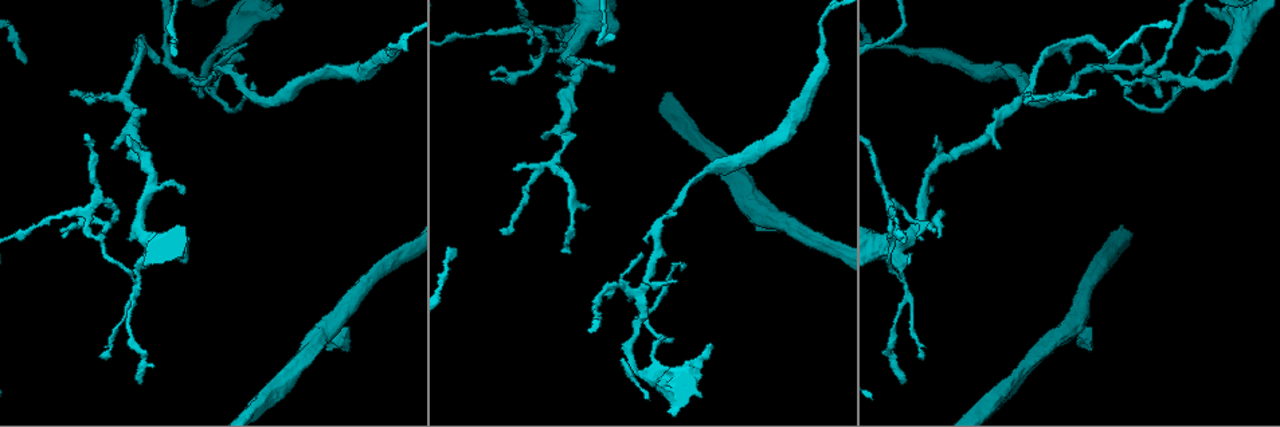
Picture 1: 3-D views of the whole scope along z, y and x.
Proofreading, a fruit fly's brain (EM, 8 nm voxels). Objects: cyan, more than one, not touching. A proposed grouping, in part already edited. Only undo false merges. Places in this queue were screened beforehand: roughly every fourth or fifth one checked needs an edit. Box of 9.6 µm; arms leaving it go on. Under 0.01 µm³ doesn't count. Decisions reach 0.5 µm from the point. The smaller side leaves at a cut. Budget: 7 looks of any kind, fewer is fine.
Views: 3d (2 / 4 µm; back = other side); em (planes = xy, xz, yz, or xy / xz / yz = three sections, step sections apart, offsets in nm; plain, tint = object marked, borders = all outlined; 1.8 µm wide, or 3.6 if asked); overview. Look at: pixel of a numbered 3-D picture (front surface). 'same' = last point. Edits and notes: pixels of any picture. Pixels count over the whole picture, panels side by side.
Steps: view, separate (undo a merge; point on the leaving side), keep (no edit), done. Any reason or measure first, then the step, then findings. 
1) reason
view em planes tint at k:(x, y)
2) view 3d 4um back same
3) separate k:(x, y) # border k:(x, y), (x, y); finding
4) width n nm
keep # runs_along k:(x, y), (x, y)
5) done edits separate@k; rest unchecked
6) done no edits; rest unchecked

view em planes plain at 1:(554, 163)

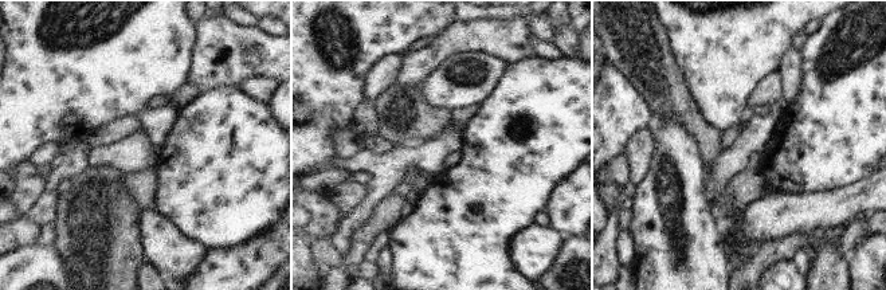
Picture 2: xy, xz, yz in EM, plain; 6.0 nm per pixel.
with the object marked
view em planes tint same

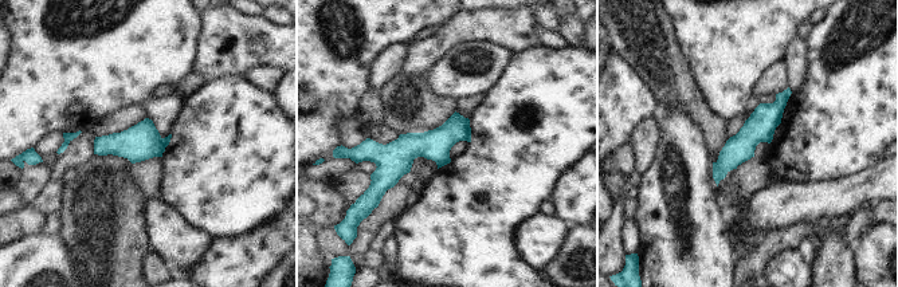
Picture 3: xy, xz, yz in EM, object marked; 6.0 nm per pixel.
width 180 nm
keep # all the same cell

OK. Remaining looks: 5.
thick turns thin
view em 3.6um yz step 16 tint at 1:(229, 38)

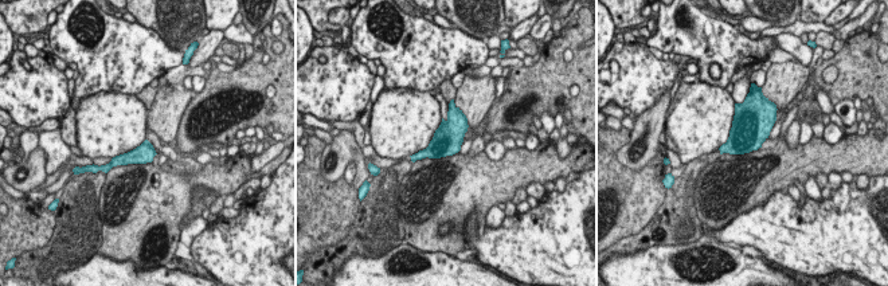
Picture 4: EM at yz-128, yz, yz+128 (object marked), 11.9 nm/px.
another direction
view em 3.6um planes borders same

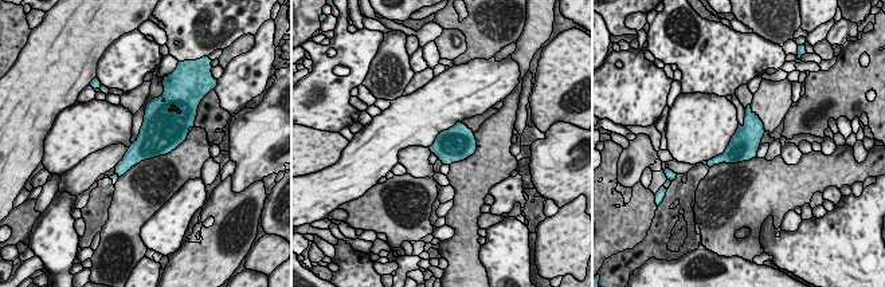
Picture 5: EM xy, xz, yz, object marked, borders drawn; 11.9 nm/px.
keep # all the same cell

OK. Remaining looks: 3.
abrupt turn
view em planes tint at 1:(521, 31)

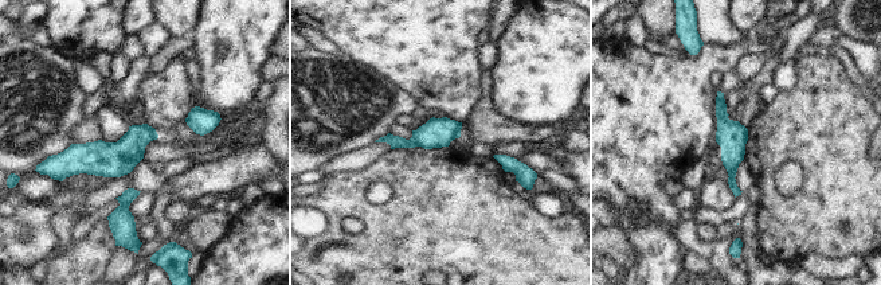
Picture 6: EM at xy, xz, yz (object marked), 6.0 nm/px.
keep # runs_along 6:(720, 96), (736, 191); one cell here

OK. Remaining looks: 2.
done no edits; rest unchecked

